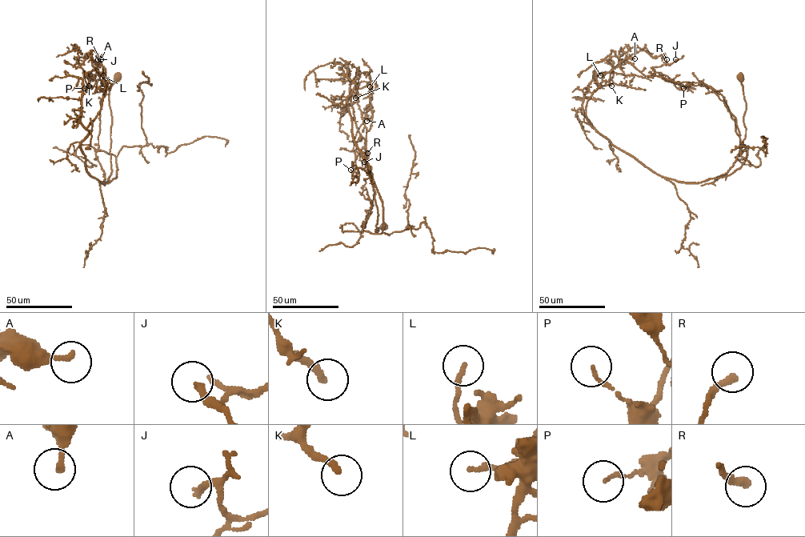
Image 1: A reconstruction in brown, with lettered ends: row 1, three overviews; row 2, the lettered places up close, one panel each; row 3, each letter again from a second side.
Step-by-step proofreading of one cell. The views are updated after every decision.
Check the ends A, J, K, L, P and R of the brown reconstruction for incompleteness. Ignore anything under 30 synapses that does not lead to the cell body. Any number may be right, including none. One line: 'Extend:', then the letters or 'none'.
Extend: K

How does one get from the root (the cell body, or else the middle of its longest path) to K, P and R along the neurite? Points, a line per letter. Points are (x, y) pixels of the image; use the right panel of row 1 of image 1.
K: (741, 77), (741, 151), (726, 172), (697, 182), (654, 173), (590, 124), (587, 100), (611, 86)
P: (741, 77), (741, 151), (702, 182), (652, 171), (582, 106), (602, 73), (657, 72), (683, 88)
R: (741, 77), (746, 134), (733, 166), (676, 181), (615, 147), (582, 106), (601, 73), (647, 78), (666, 59)

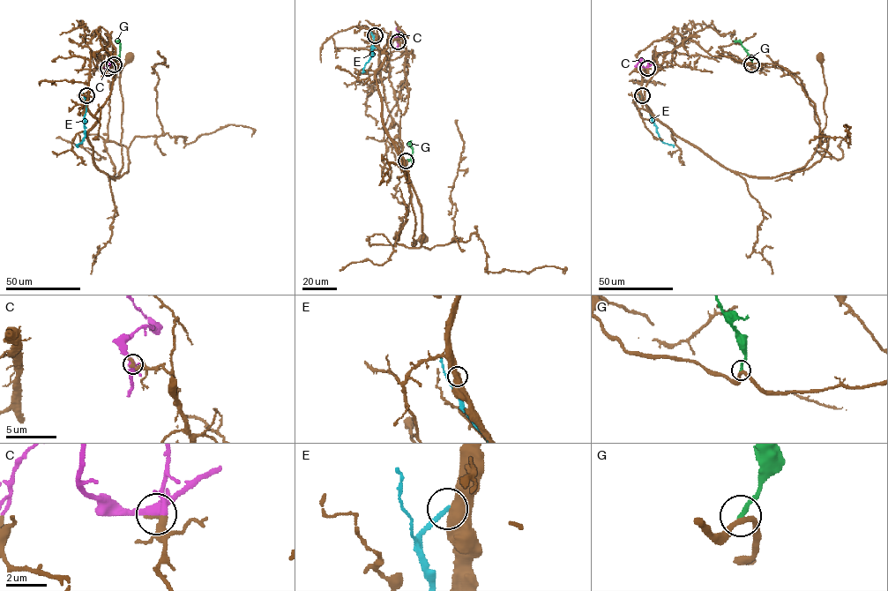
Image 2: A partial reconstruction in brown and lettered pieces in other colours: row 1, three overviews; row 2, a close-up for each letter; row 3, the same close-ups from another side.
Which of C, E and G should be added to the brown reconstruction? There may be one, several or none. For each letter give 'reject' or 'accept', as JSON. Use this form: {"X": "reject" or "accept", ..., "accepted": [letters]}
{"C": "reject", "E": "reject", "G": "reject", "accepted": []}

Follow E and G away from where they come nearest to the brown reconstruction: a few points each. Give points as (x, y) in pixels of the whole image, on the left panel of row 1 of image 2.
E: (86, 95), (85, 135), (77, 145), (78, 146)
G: (114, 64), (119, 53), (119, 41)

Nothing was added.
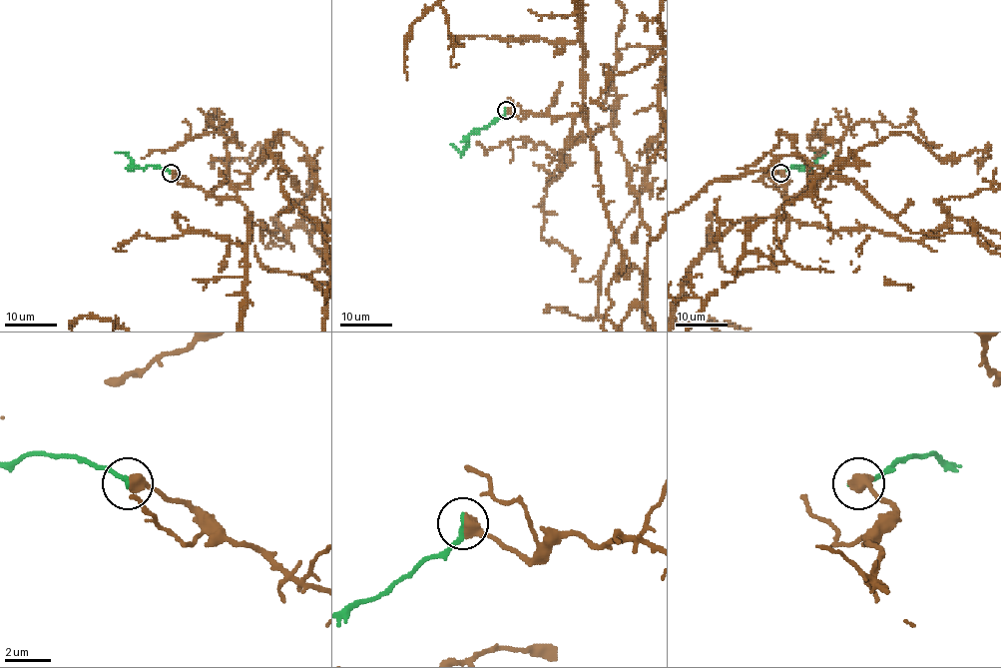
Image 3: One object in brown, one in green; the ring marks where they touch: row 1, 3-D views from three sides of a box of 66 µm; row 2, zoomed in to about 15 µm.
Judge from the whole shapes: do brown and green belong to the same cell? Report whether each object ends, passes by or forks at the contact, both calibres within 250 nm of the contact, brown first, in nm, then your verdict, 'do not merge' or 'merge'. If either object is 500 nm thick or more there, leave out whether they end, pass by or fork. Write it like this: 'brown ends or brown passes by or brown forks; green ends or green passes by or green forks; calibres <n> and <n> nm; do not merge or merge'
calibres 550 and 280 nm; merge

